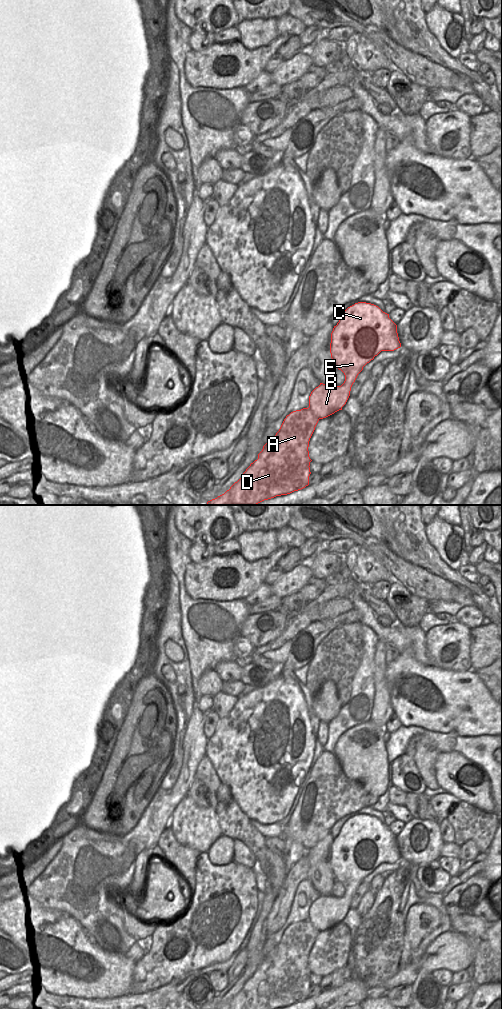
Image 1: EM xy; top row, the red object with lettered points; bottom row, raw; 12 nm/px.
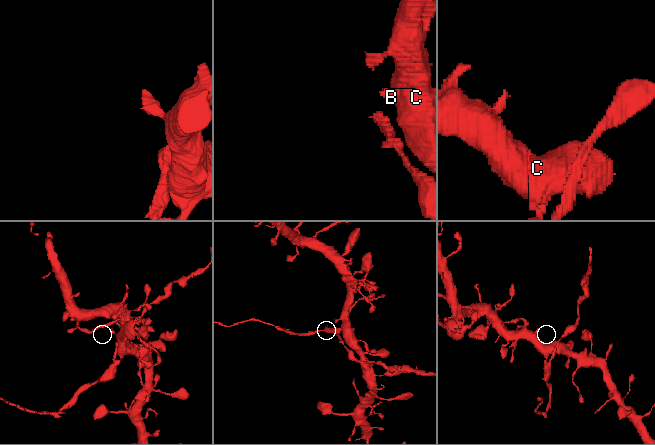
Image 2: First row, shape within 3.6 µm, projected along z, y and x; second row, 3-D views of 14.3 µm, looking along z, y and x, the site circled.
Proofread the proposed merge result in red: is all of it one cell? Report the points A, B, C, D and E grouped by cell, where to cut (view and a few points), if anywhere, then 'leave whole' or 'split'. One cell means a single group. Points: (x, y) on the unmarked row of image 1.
A D / B C E | xy (308, 919), (318, 931) | split

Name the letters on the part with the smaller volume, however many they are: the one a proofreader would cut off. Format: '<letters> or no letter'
A, D

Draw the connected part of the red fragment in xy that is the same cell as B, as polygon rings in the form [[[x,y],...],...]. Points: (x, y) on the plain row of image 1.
[[[358,814],[348,819],[331,845],[334,878],[345,887],[341,898],[320,895],[309,908],[309,920],[318,930],[342,922],[363,879],[381,863],[401,859],[397,837],[378,818]]]

